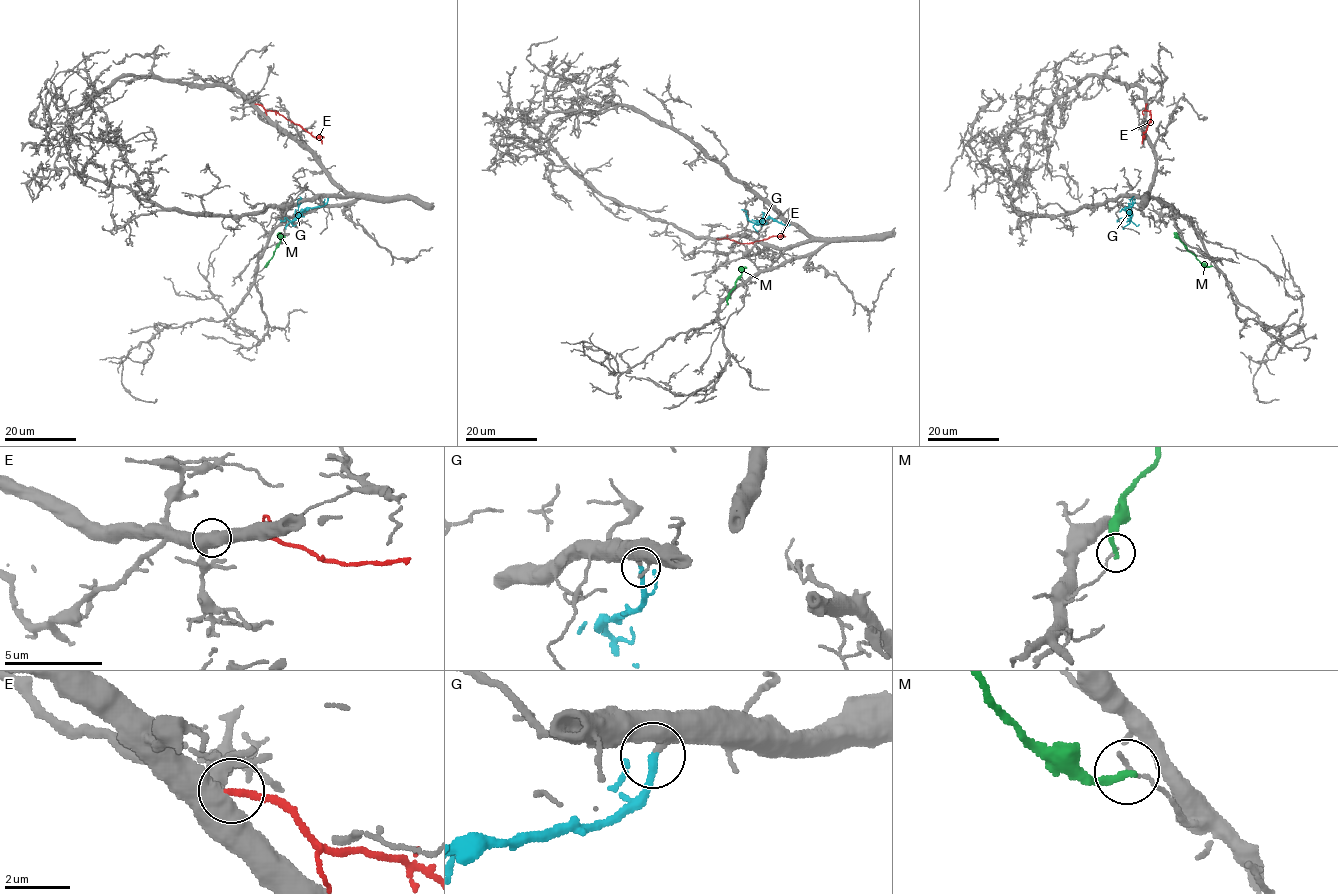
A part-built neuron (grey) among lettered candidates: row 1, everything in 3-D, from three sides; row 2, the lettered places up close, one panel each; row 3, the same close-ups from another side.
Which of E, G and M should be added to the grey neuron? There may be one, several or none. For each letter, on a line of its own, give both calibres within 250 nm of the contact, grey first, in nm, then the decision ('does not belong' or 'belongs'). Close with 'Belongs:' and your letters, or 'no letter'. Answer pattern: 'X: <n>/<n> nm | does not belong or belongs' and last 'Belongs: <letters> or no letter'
E: 550/240 nm | does not belong
G: 480/240 nm | belongs
M: 140/220 nm | does not belong
Belongs: G

